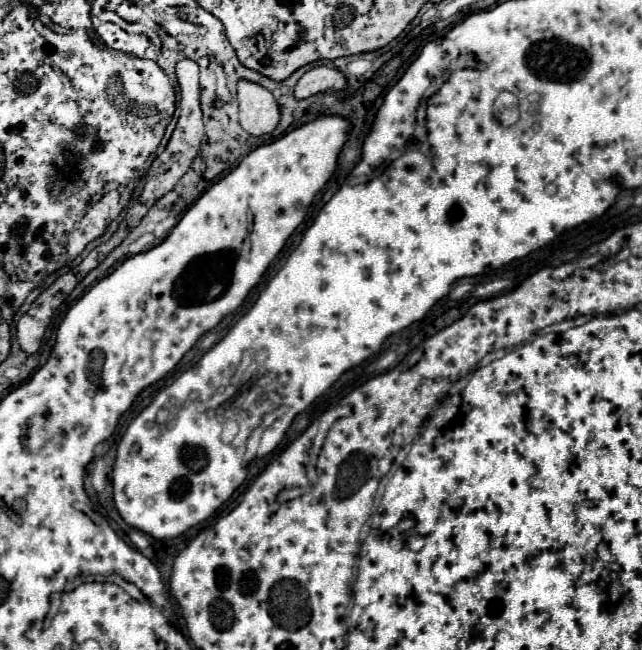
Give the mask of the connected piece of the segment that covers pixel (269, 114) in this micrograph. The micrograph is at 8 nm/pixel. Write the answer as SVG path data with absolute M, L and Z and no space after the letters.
M239 81L237 85L237 101L239 101L239 123L241 127L253 135L265 135L271 133L279 125L279 105L271 91L265 87L251 83L251 81Z

